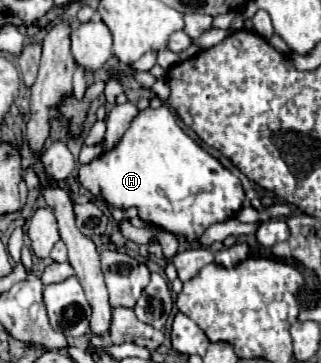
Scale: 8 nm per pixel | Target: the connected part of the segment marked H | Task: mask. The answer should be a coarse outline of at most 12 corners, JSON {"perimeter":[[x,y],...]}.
{"perimeter":[[168,105],[140,111],[78,181],[196,241],[240,179]]}

